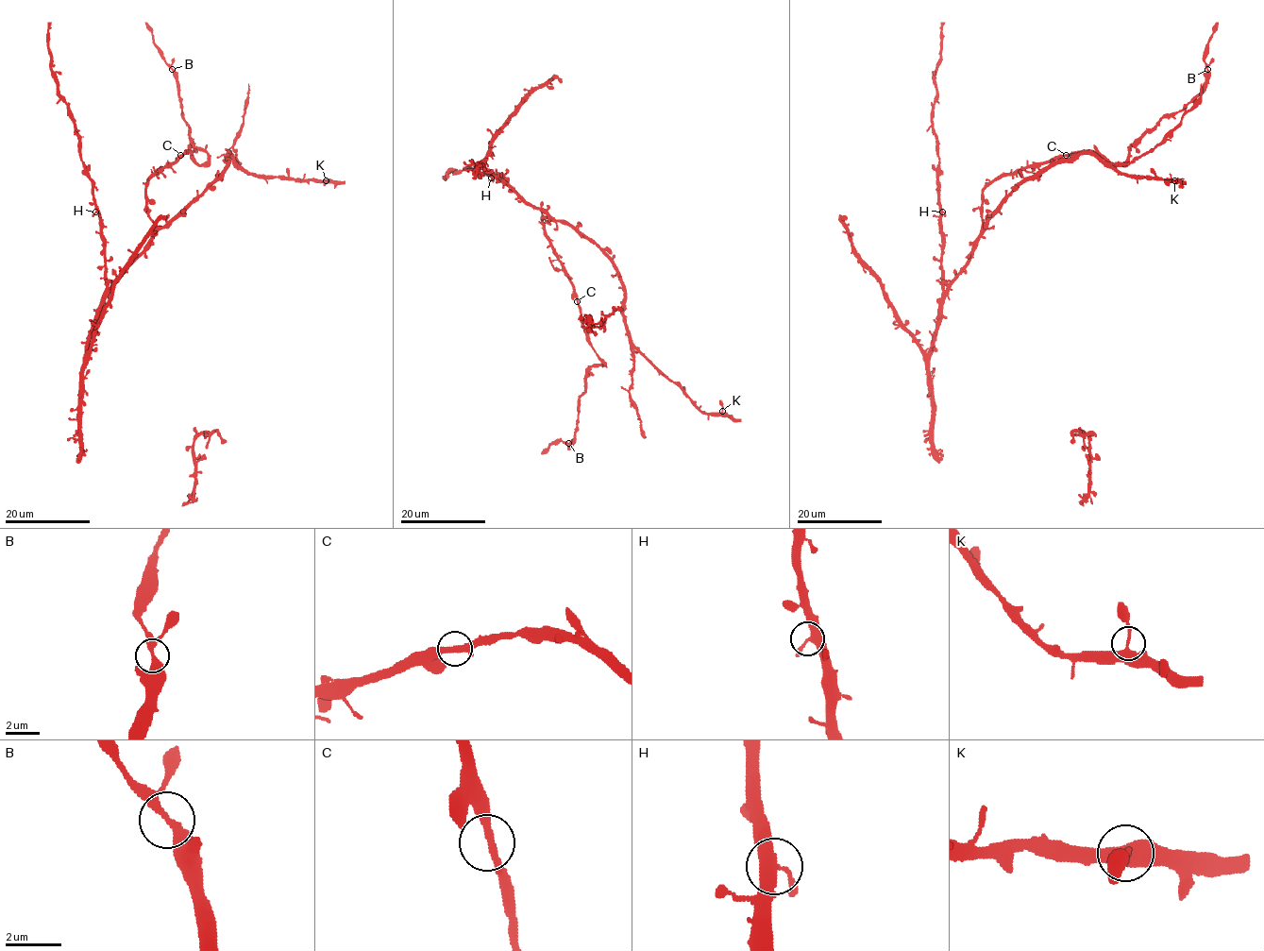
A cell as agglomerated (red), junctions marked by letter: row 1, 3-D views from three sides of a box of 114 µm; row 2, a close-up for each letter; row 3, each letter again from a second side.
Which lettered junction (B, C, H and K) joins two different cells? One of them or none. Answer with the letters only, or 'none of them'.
none of them

